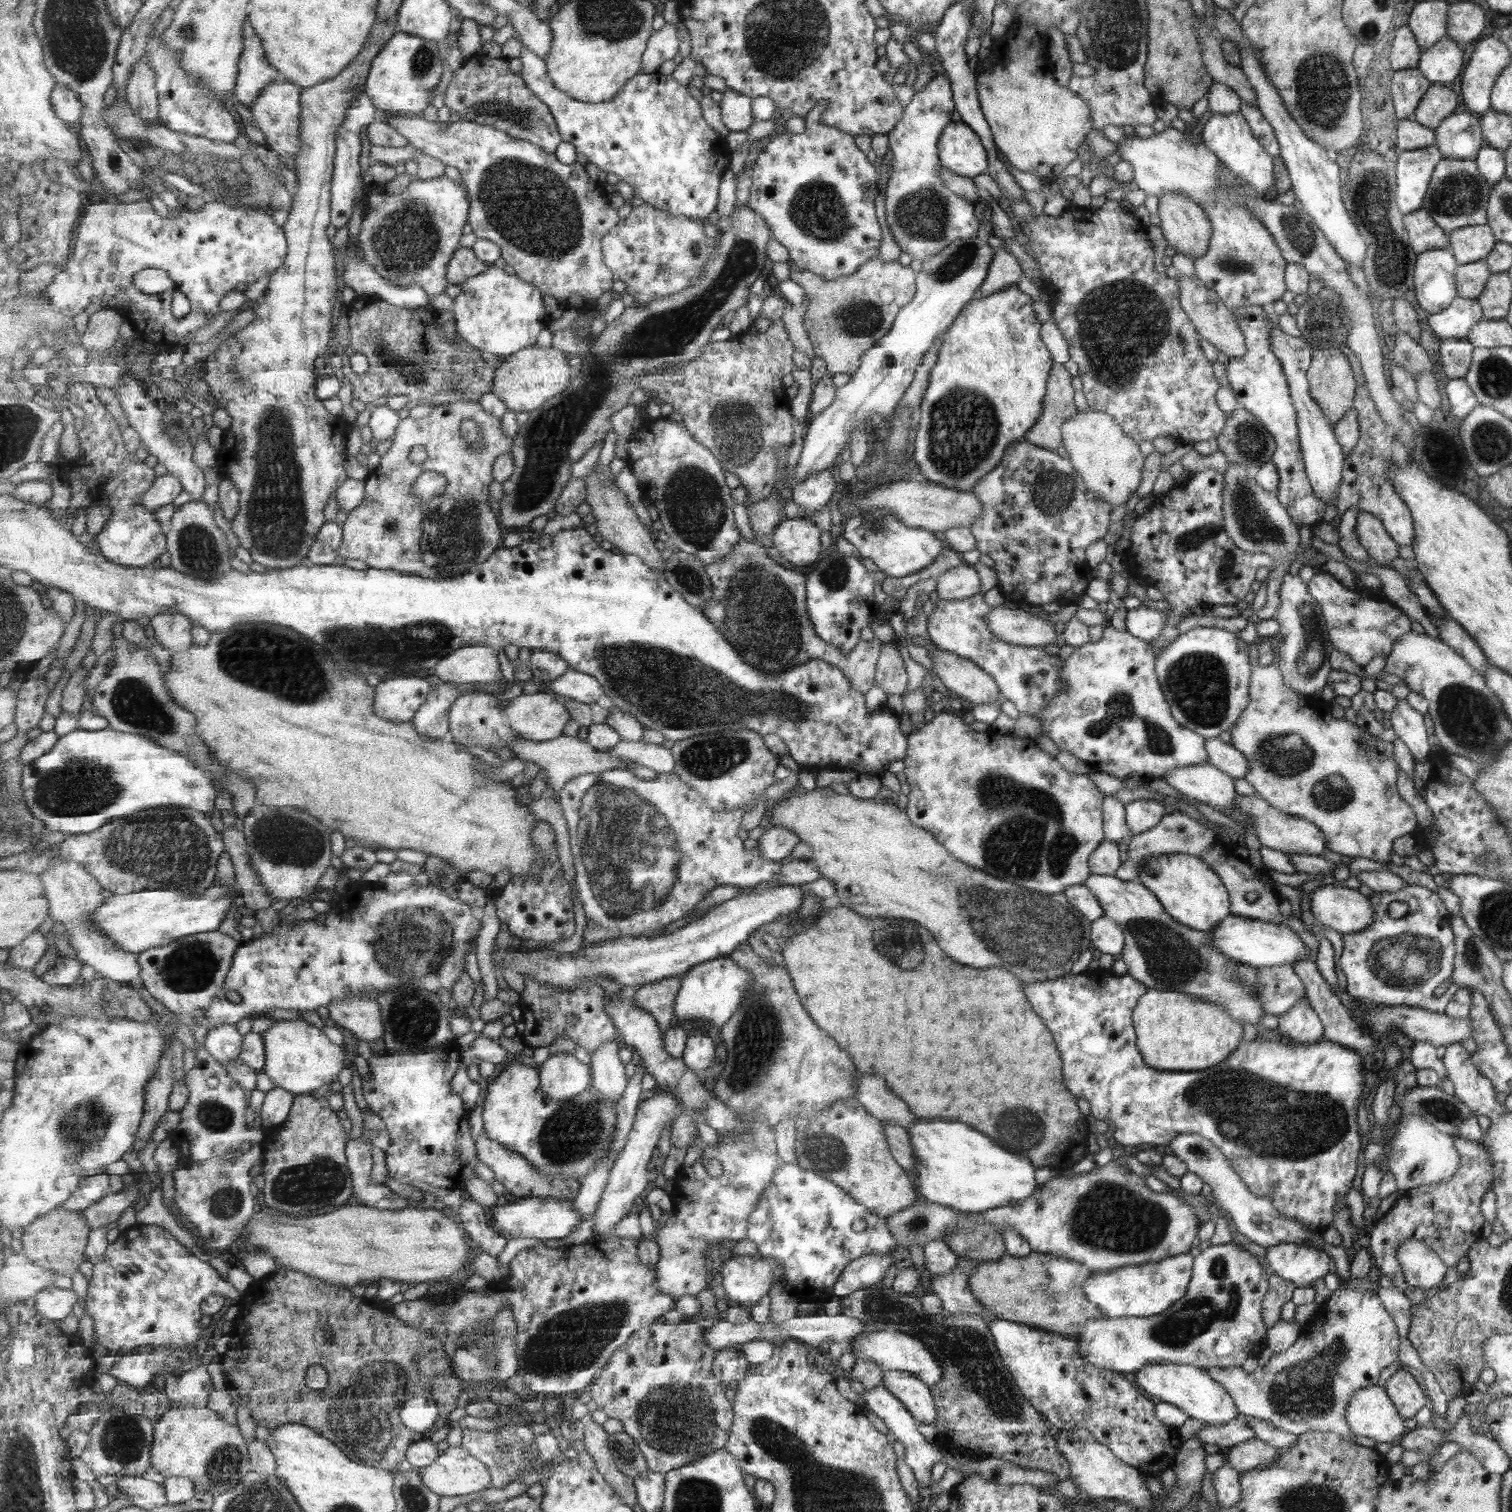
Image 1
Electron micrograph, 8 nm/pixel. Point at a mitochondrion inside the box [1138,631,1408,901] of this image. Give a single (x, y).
(1199, 684)

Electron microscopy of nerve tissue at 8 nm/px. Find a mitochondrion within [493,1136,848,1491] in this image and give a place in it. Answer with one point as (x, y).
(575, 1338)

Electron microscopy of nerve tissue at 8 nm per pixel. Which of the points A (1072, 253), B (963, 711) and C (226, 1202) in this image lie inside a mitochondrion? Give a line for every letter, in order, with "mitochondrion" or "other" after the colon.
A: other
B: other
C: mitochondrion

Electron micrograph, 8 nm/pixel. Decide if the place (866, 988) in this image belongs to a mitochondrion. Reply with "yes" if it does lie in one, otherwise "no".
no

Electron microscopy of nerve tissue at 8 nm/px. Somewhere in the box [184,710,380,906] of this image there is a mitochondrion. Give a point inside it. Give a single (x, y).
(277, 836)

